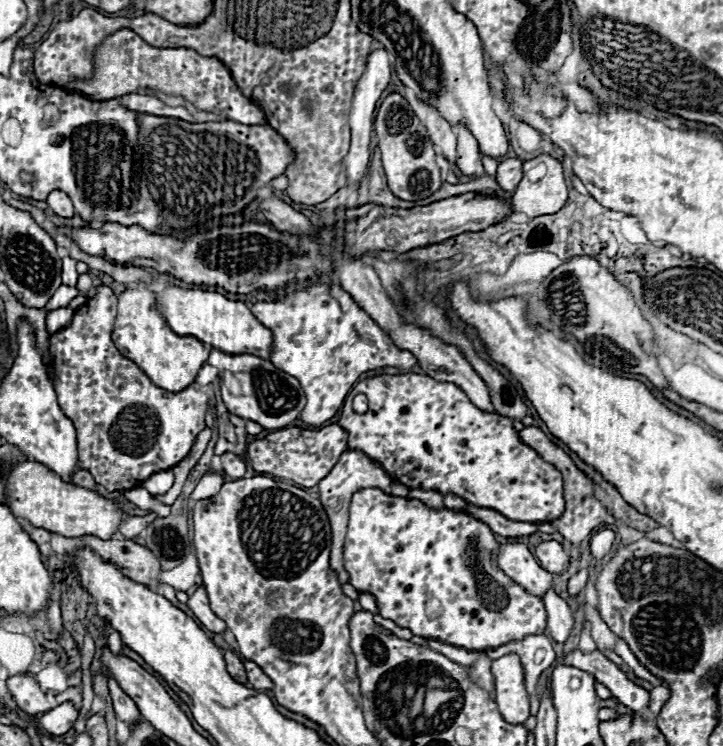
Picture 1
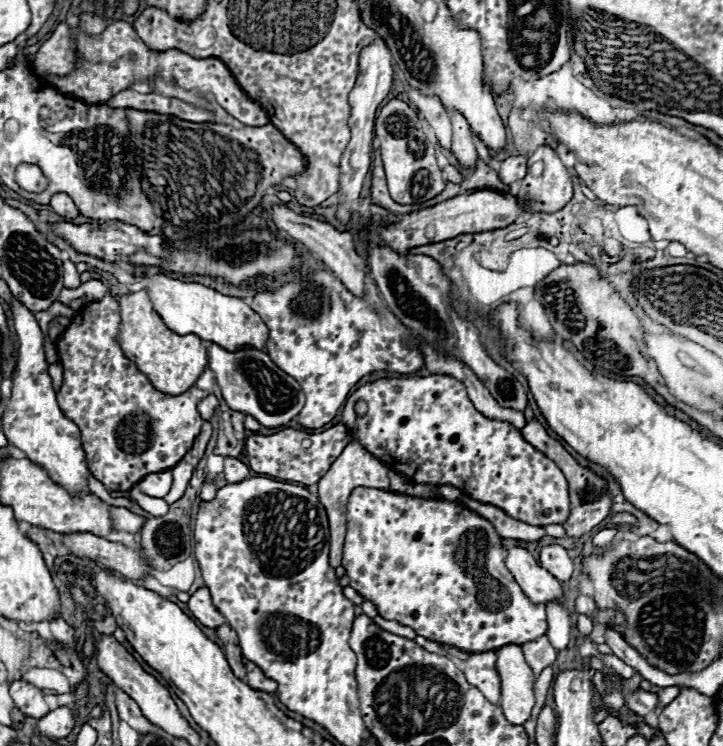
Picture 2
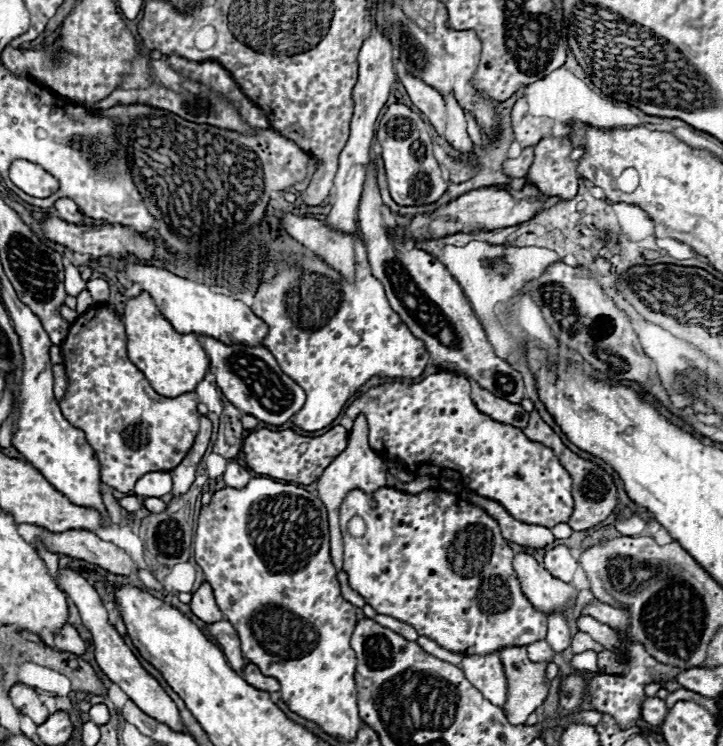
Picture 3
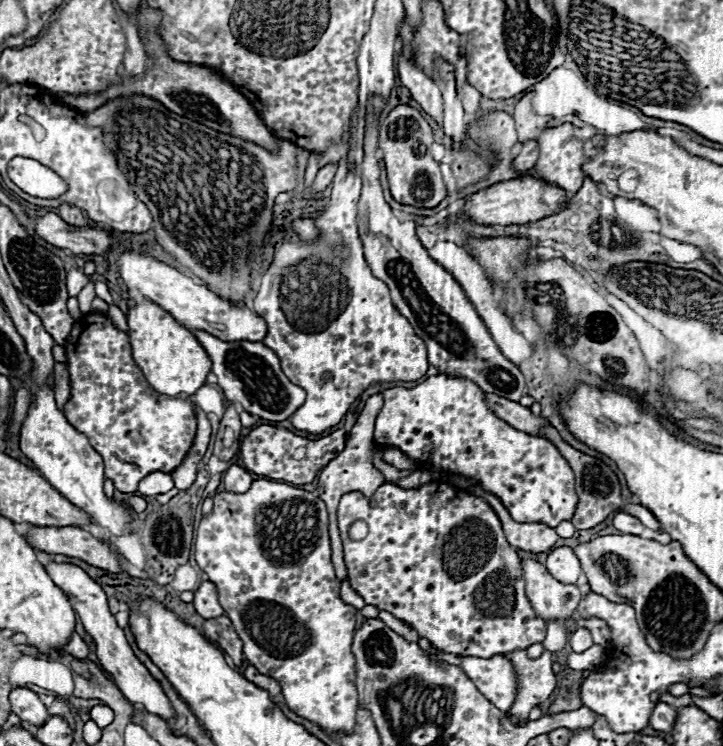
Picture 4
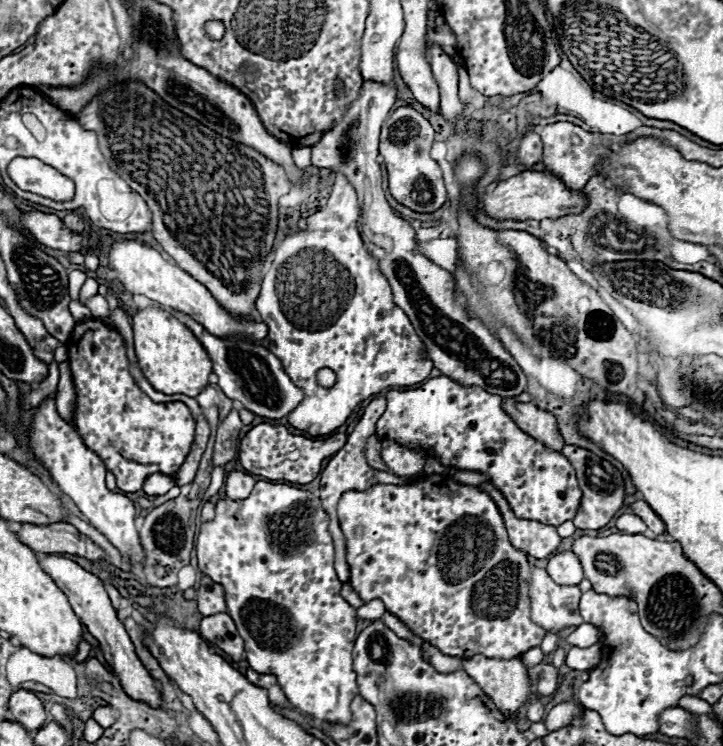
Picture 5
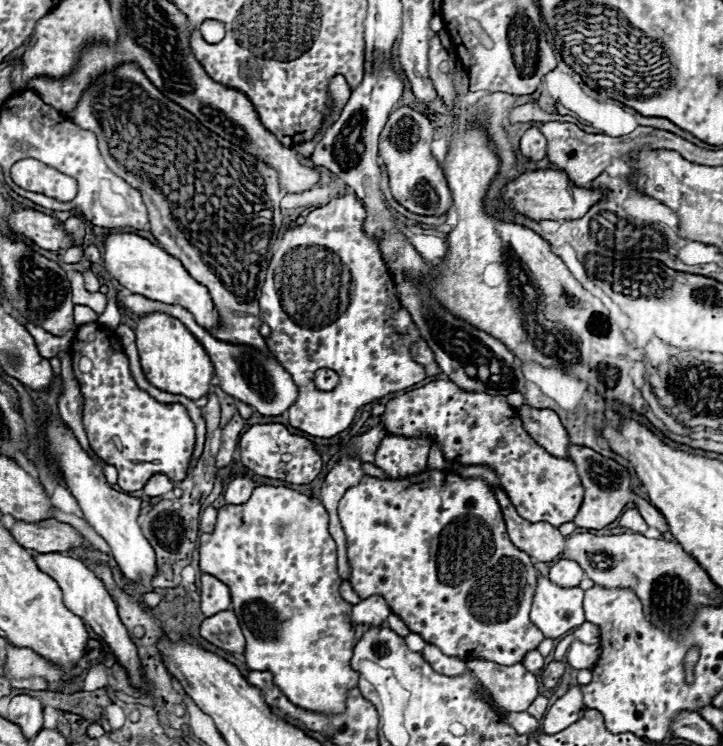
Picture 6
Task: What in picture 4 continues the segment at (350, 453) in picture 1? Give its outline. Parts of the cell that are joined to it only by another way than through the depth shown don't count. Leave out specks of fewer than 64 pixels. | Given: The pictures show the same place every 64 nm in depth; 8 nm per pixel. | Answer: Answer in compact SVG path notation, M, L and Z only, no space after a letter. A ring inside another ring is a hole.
M374 394L368 398L360 418L356 420L354 428L348 432L348 438L346 438L346 448L334 458L330 460L324 470L320 472L318 476L318 492L320 492L320 498L324 500L326 508L328 508L328 514L330 514L330 540L332 540L332 562L334 562L334 568L336 568L336 576L340 580L344 580L348 576L348 570L346 570L346 564L344 564L344 552L342 552L342 540L340 540L340 532L338 532L338 524L336 524L336 508L338 508L338 502L340 502L340 496L346 494L346 492L362 492L366 496L372 496L374 490L384 484L384 476L374 468L372 460L370 460L370 448L372 448L372 434L374 434L374 420L378 416L378 412L382 410L384 406L384 398L382 394Z

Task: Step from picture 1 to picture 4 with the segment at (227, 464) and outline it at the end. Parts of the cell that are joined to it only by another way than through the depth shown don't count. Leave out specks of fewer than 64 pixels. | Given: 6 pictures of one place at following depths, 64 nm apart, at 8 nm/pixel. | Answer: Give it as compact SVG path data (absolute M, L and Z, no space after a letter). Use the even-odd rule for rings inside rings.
M230 466L226 472L224 472L224 476L222 476L222 482L224 482L224 488L228 490L228 492L234 492L234 494L244 494L244 492L248 492L250 490L250 486L252 486L252 474L248 472L248 470L244 470L244 468L240 468L240 466Z

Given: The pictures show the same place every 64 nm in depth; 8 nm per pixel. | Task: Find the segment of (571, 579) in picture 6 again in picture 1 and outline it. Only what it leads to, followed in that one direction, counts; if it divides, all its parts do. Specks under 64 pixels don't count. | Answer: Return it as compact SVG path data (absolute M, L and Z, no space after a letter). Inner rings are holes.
M550 540L536 546L536 558L540 560L540 566L552 574L564 574L568 570L568 554L564 552L562 544Z

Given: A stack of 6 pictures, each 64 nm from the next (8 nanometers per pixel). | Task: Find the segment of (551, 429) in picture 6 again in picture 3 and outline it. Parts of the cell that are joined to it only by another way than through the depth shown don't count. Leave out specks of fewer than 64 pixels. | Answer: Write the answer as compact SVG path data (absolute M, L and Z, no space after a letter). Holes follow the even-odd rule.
M468 378L468 380L472 382L472 398L474 398L476 406L484 414L492 416L498 422L504 422L504 424L510 424L514 428L520 428L520 430L524 430L528 426L528 412L520 404L512 404L512 402L508 402L504 398L498 398L492 392L482 390L472 378Z

